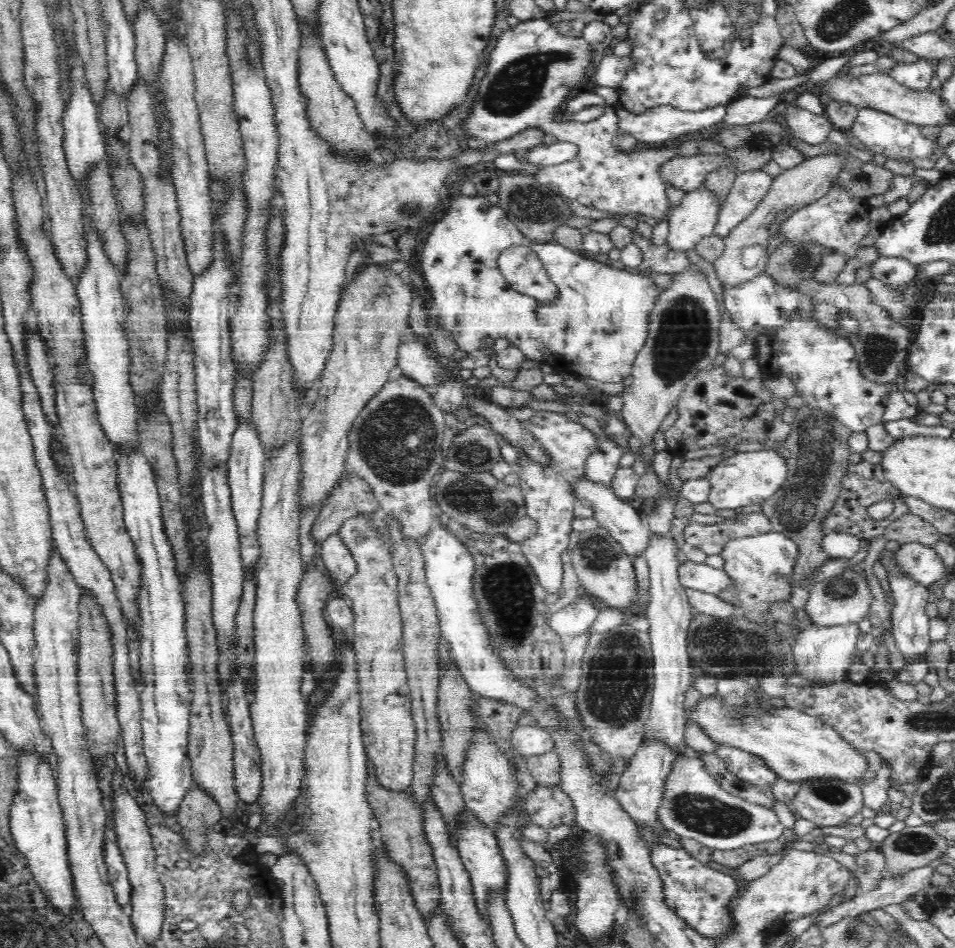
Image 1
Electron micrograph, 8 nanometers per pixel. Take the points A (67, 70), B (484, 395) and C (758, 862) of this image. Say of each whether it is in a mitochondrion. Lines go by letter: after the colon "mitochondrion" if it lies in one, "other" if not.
A: other
B: other
C: other

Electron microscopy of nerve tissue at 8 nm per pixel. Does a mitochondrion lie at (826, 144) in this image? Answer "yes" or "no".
no

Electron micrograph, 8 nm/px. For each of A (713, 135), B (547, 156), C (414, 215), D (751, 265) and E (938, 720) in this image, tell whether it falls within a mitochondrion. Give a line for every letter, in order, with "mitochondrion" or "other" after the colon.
A: other
B: other
C: mitochondrion
D: other
E: mitochondrion

